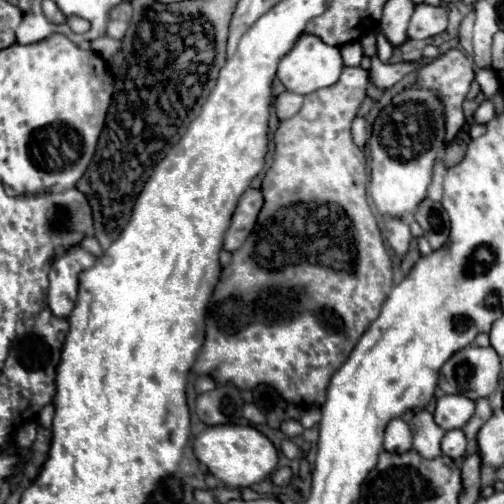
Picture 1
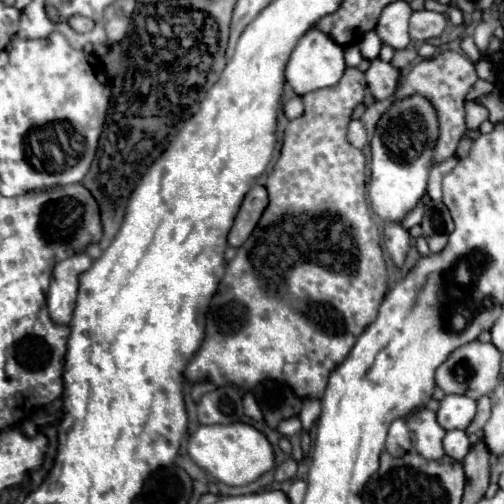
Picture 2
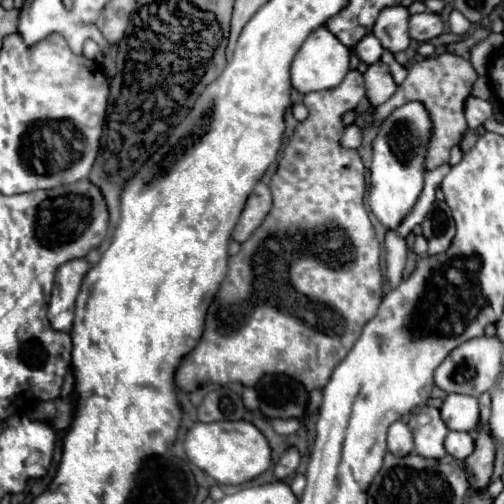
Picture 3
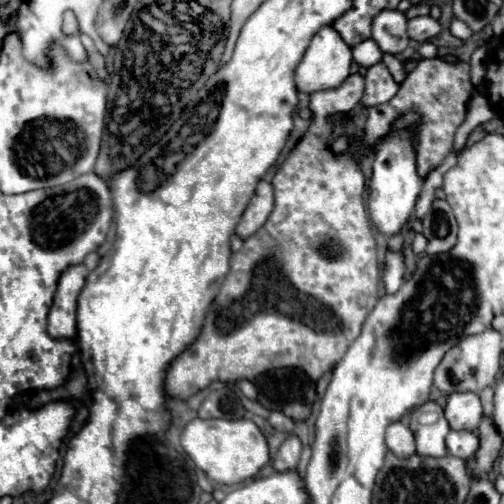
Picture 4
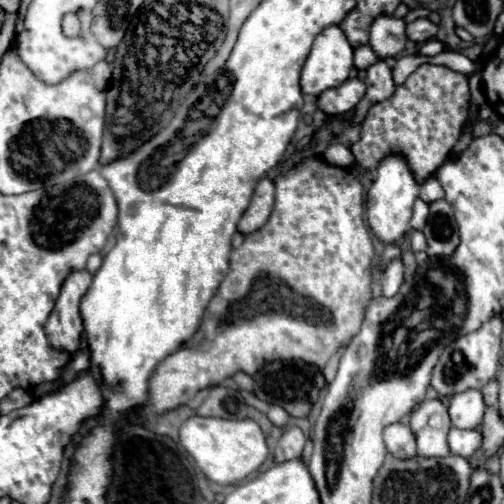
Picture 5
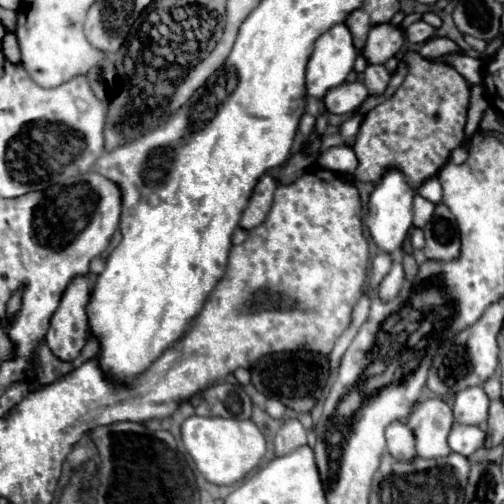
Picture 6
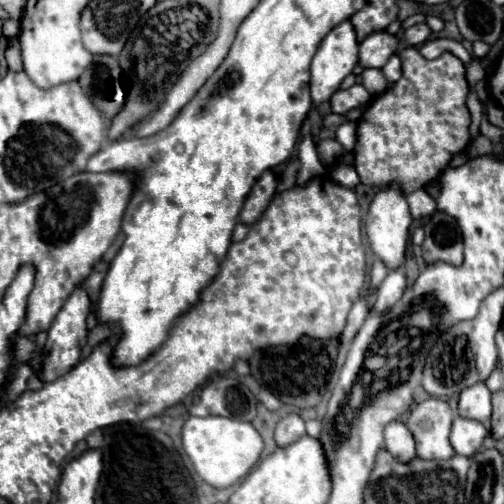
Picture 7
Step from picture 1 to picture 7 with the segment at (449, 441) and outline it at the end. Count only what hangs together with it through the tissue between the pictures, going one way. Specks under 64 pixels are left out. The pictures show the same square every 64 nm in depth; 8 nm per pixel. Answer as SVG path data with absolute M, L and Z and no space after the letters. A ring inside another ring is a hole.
M454 418L452 424L452 434L450 434L450 444L456 454L460 456L474 456L480 448L484 438L488 436L488 430L476 422L476 420L464 420L464 418Z

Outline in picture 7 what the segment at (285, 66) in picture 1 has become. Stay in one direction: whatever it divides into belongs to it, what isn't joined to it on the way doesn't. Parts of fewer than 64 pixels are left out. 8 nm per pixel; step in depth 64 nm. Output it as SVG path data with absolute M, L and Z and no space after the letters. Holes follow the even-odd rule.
M346 20L338 26L334 26L320 42L312 64L310 64L310 94L314 104L326 102L330 100L330 96L340 88L342 80L354 70L354 66L358 64L358 42L356 42L356 34L352 24Z

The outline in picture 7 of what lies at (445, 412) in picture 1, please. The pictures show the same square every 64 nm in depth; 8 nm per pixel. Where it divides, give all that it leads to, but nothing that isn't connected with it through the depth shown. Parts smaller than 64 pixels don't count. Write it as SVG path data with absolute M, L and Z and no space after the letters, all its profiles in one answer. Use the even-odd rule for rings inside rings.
M474 384L472 388L464 388L458 398L458 416L476 420L476 422L486 422L492 414L490 406L490 390L484 384Z

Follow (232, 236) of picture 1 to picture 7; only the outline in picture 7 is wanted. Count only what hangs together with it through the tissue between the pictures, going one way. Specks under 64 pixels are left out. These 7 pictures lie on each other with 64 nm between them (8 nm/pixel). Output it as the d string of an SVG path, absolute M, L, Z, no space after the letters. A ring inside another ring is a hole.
M268 170L258 178L252 192L248 194L248 198L244 202L244 208L240 212L240 222L248 224L248 226L258 222L260 216L264 214L264 210L268 208L274 194L276 194L276 176Z

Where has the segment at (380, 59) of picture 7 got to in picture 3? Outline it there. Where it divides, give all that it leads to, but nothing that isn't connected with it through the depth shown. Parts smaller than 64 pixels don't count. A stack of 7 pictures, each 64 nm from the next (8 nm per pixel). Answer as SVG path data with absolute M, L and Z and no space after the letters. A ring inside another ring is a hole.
M402 4L384 8L384 12L380 12L372 32L380 40L382 48L386 48L394 54L408 48L408 44L410 44L408 20L410 20L408 8L404 8Z

